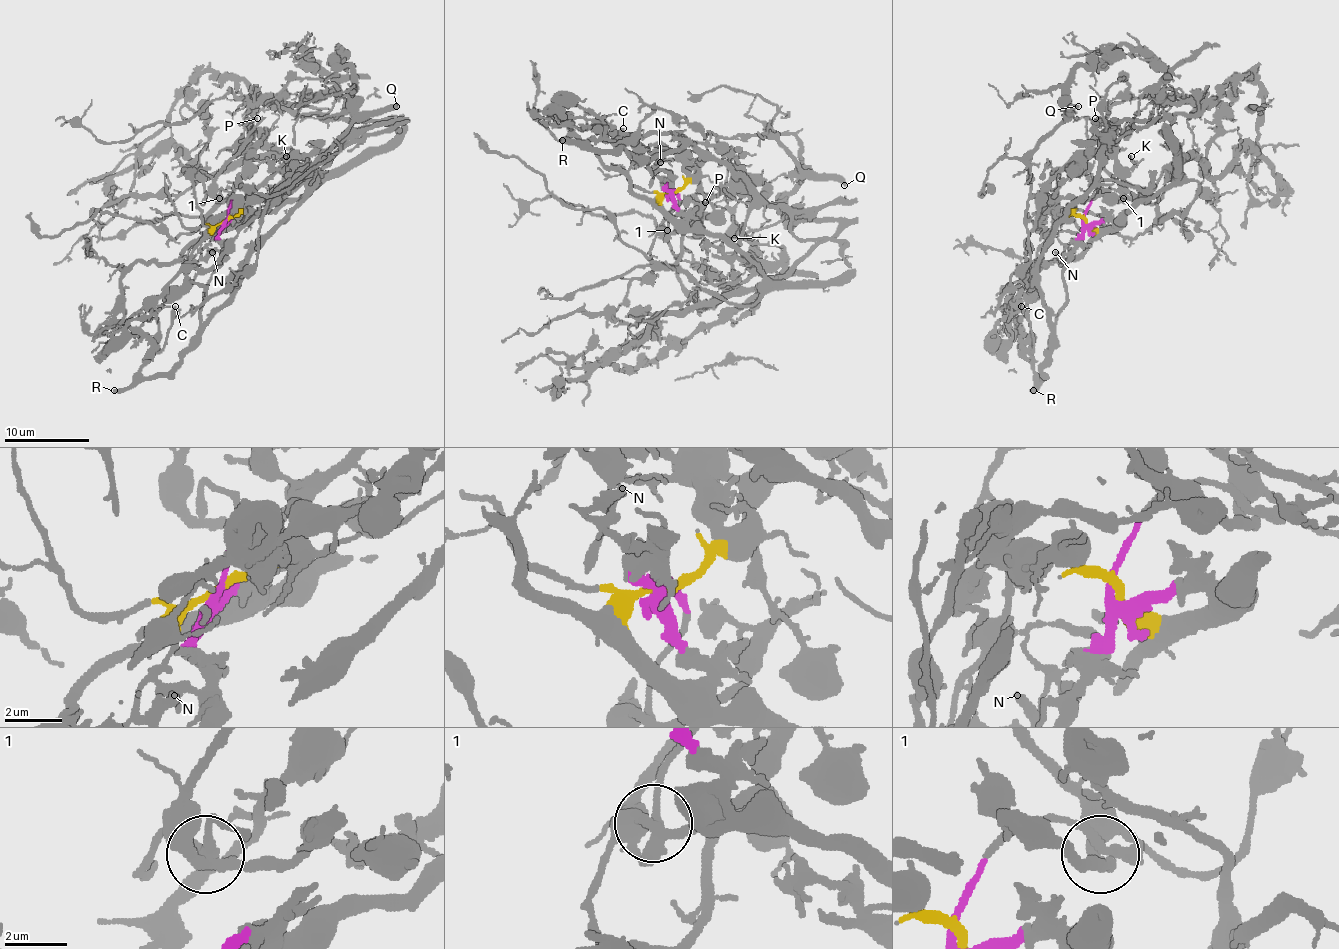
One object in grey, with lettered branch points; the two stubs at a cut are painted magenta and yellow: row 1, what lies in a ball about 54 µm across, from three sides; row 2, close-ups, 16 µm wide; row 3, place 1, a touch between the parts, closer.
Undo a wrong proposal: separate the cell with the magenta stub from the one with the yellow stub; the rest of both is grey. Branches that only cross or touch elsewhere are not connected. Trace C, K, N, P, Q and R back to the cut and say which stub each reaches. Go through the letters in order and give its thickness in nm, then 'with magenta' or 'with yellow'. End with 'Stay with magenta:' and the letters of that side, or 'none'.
C: 190 nm thick; with magenta
K: 110 nm thick; with yellow
N: 360 nm thick; with magenta
P: 200 nm thick; with yellow
Q: 400 nm thick; with yellow
R: 480 nm thick; with magenta
Stay with magenta: C, N, R

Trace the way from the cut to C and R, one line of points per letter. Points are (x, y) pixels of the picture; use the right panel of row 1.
C: (1084, 219), (1080, 243), (1063, 272), (1065, 304), (1040, 376), (1033, 368), (1029, 317), (1021, 306)
R: (1084, 219), (1080, 243), (1063, 272), (1065, 304), (1055, 325), (1055, 342), (1033, 391)

